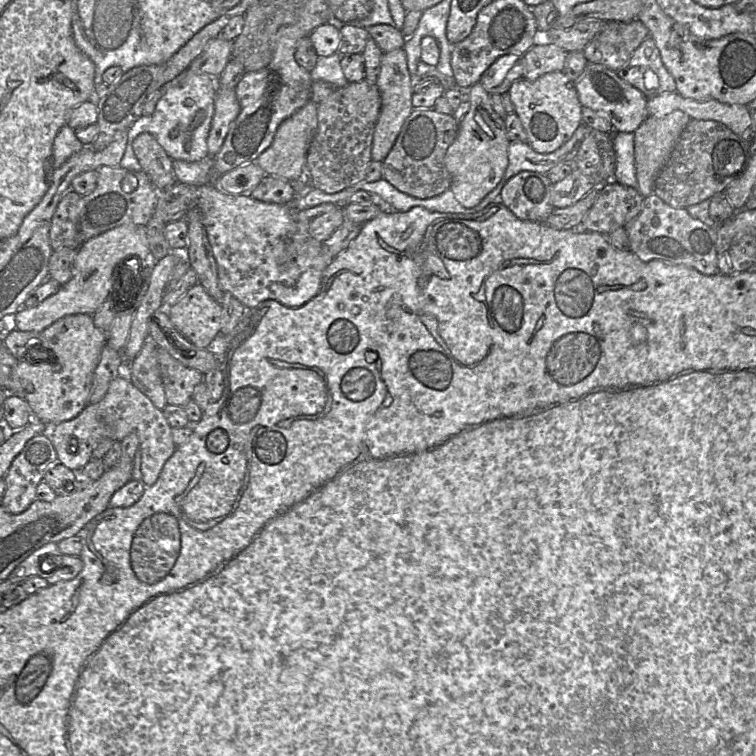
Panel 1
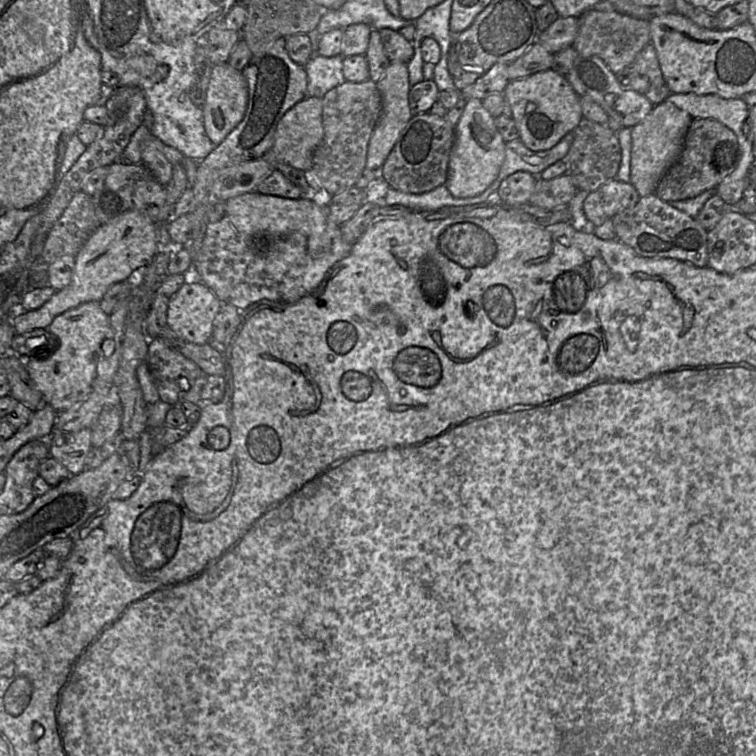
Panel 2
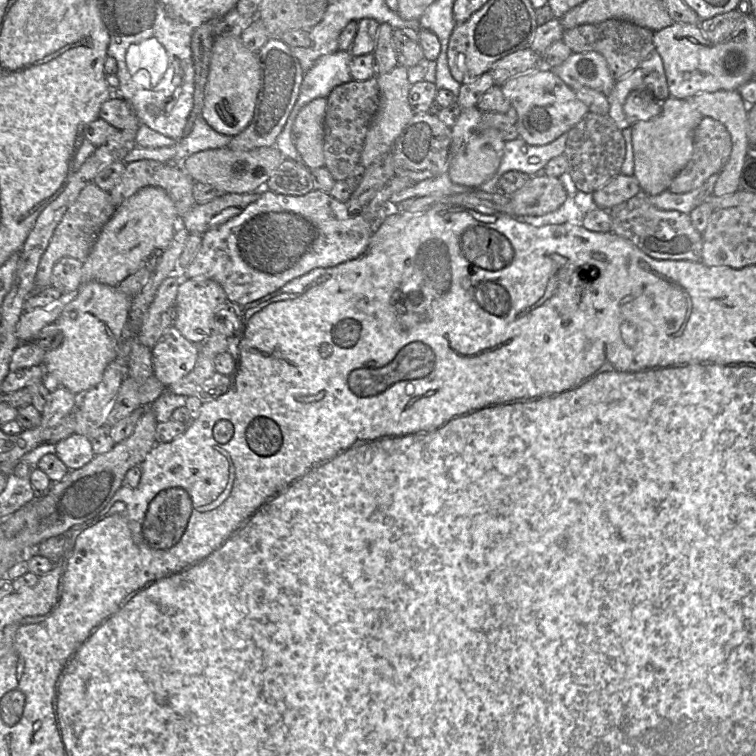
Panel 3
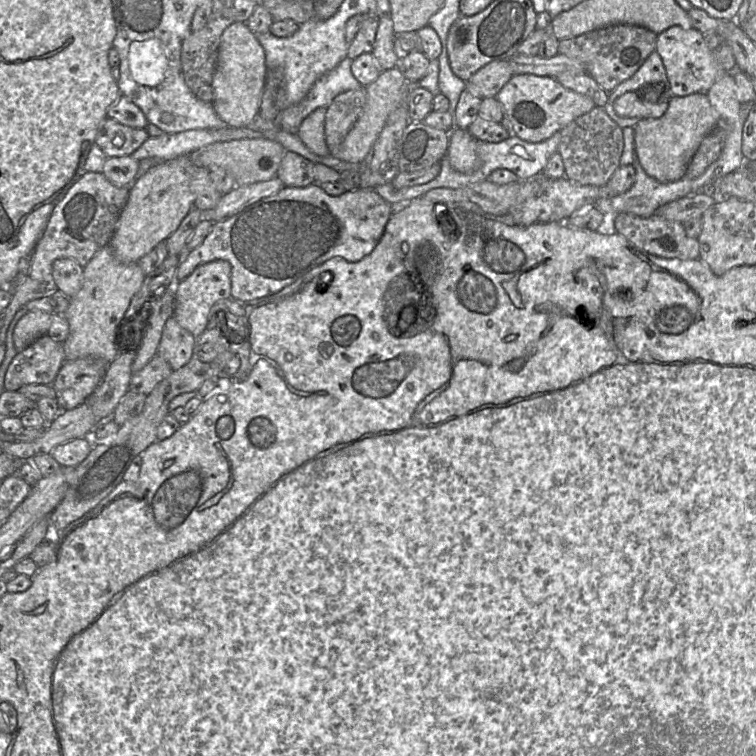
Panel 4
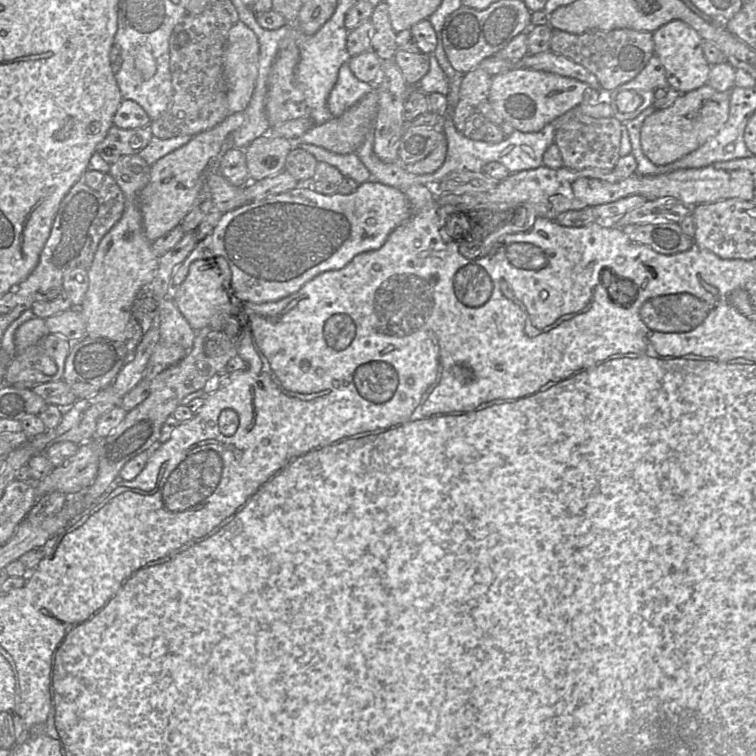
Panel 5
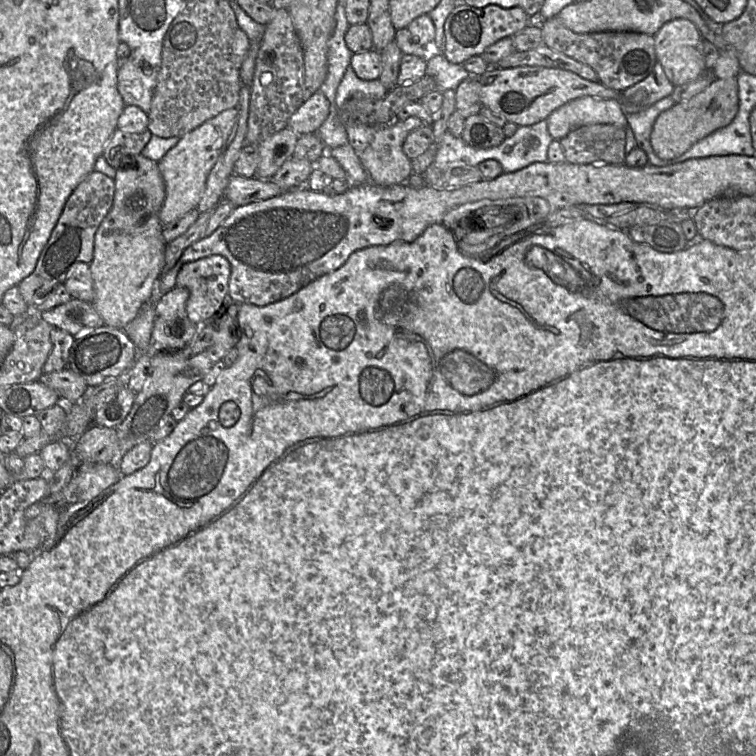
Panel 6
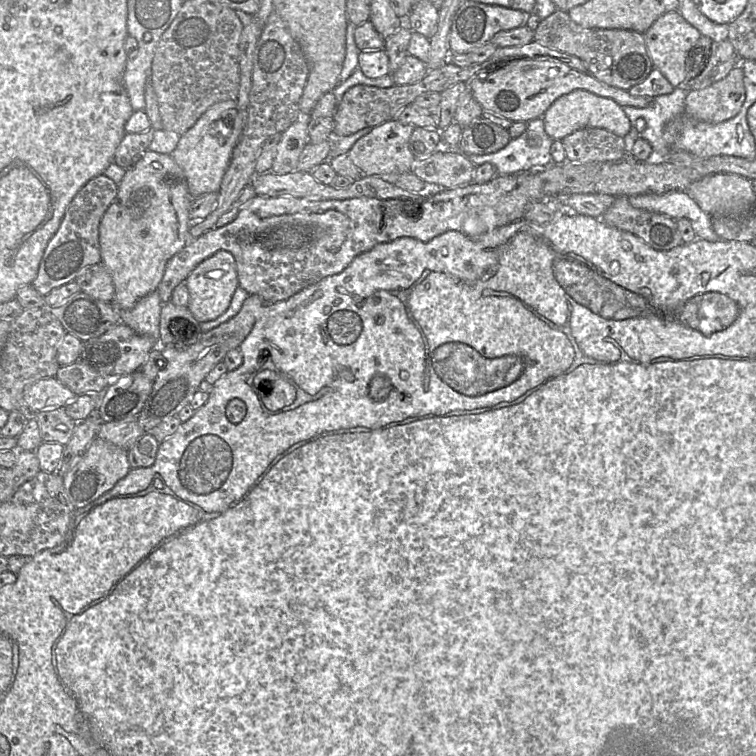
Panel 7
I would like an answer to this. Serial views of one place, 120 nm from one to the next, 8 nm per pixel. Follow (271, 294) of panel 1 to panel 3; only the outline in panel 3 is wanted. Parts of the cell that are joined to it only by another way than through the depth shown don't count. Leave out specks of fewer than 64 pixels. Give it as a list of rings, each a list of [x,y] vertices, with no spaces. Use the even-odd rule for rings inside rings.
[[[264,187],[260,190],[259,199],[240,214],[202,235],[200,249],[185,269],[184,278],[214,280],[223,287],[229,301],[247,305],[314,269],[334,267],[360,257],[376,229],[374,221],[366,219],[363,208],[350,211],[346,202],[340,202],[318,189],[302,196],[292,196],[278,194]]]

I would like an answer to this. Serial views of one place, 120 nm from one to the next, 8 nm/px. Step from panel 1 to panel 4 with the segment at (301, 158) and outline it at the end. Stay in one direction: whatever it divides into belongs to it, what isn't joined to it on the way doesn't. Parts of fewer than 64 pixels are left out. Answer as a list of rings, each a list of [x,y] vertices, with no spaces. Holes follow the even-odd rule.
[[[325,107],[314,110],[303,120],[297,132],[305,146],[318,156],[329,155],[325,137],[326,112]]]

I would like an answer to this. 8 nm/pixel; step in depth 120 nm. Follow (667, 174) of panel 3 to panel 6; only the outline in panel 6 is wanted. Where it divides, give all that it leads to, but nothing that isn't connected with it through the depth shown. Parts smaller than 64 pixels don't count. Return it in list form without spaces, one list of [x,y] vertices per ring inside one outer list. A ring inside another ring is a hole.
[[[736,77],[714,79],[695,96],[675,103],[660,113],[653,124],[650,143],[661,159],[673,159],[690,149],[696,142],[714,131],[727,126],[735,117],[739,106]]]

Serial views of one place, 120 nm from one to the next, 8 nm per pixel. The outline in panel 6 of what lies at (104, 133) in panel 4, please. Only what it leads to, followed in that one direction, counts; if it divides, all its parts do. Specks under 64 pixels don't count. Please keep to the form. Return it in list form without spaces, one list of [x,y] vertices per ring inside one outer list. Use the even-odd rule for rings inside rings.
[[[116,129],[106,143],[102,157],[114,169],[127,166],[127,163],[138,154],[141,154],[152,137],[152,133],[146,129],[140,133],[131,133]]]

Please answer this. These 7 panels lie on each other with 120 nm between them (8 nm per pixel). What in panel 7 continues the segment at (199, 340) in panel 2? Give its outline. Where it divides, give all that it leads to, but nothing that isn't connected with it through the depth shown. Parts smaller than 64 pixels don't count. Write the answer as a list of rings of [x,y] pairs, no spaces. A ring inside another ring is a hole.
[[[220,250],[203,260],[185,280],[188,292],[188,309],[199,322],[215,320],[229,307],[236,288],[239,286],[234,256],[226,250]]]

